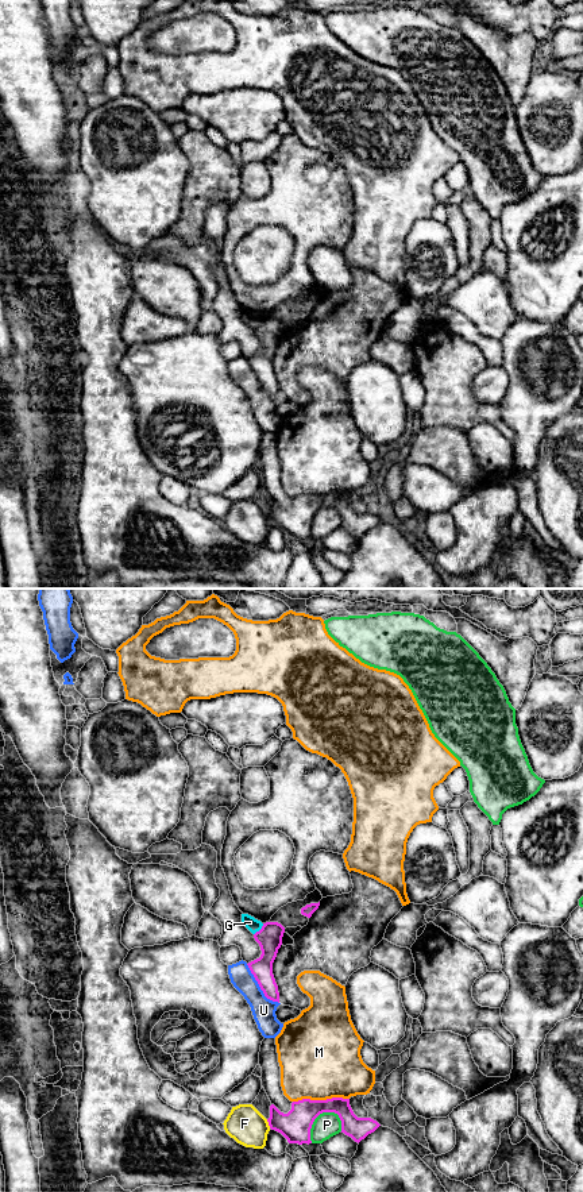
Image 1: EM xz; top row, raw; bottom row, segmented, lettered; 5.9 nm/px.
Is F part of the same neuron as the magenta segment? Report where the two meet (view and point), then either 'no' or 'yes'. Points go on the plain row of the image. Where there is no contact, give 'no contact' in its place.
meets magenta in xz at (269, 519); no

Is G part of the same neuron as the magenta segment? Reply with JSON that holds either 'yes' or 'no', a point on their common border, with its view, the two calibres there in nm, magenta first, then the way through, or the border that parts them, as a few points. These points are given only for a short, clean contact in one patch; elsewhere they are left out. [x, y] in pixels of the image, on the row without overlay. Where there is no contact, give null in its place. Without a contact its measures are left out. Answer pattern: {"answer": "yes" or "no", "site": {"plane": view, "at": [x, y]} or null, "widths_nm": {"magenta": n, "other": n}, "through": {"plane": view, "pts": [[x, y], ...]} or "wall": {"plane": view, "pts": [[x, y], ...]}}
{"answer": "no", "site": {"plane": "xz", "at": [261, 324]}, "widths_nm": {"magenta": 150, "other": 80}, "wall": {"plane": "xz", "pts": [[263, 319], [254, 330]]}}

